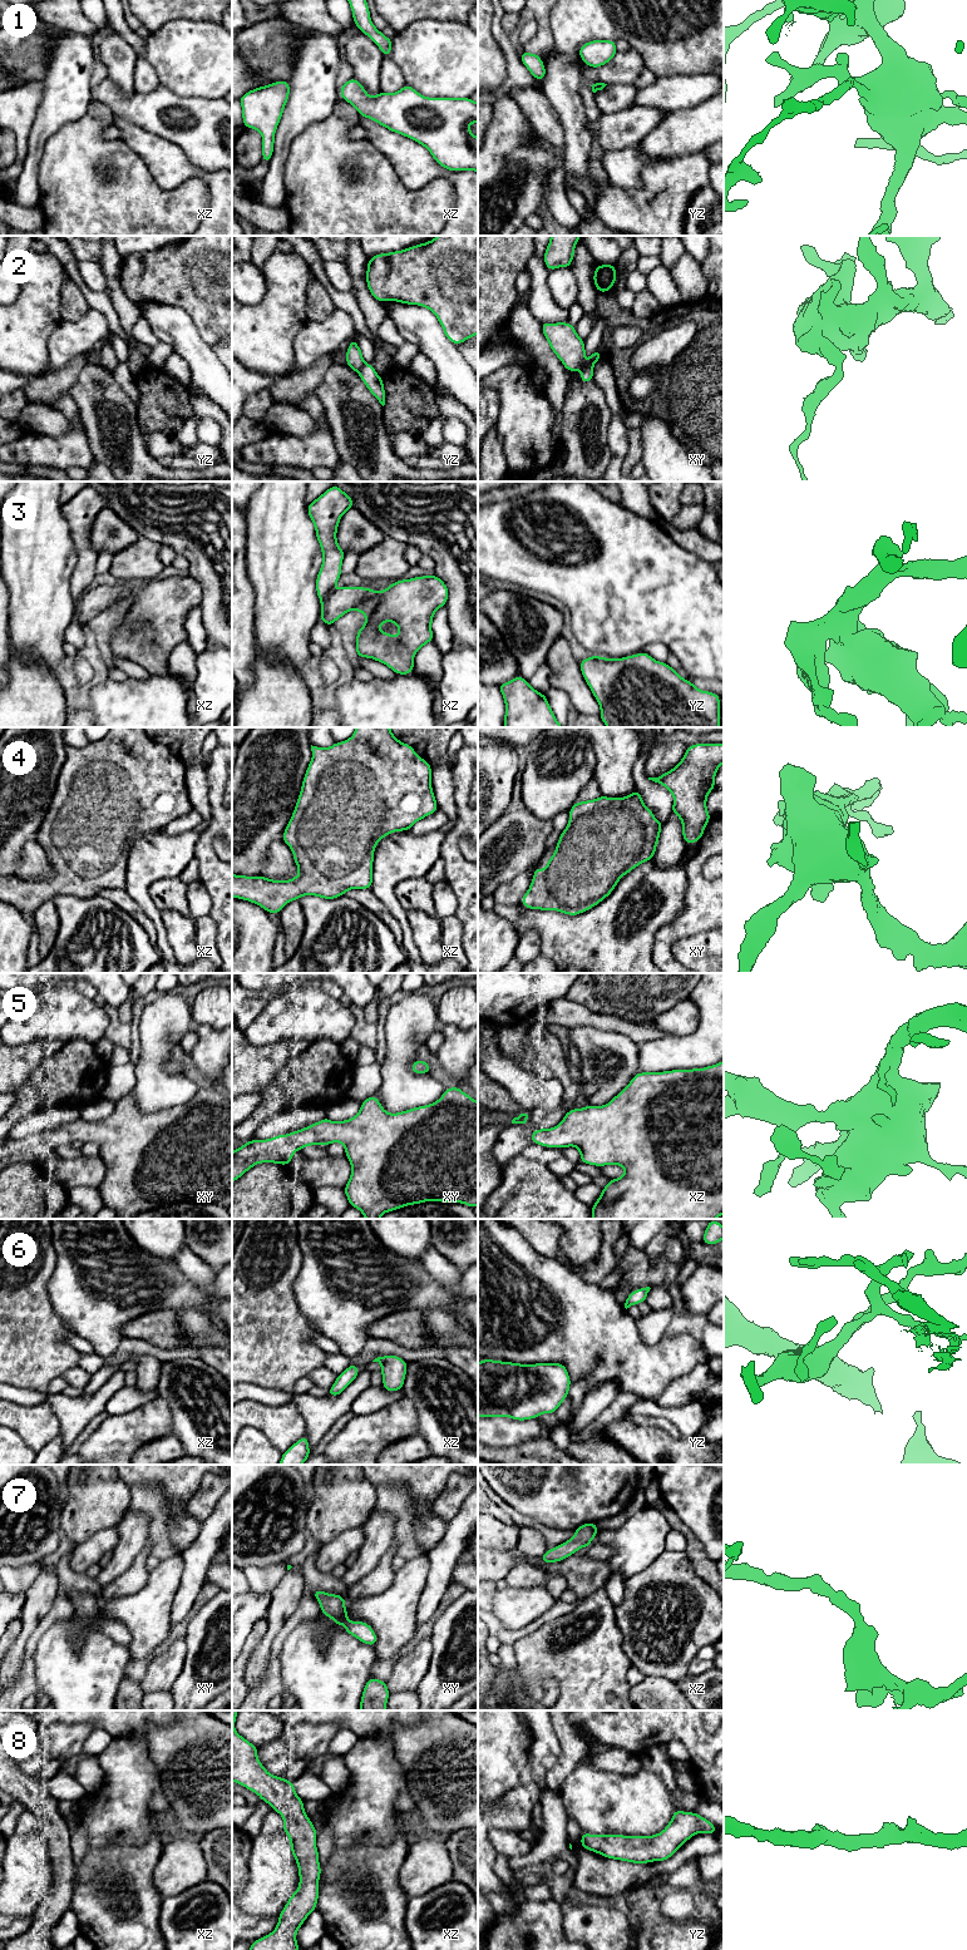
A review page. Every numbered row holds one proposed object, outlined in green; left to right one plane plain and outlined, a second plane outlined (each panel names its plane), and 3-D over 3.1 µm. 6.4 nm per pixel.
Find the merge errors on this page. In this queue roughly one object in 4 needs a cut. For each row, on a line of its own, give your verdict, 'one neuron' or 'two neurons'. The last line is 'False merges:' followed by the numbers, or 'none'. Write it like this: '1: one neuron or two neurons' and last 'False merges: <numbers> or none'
1: one neuron
2: two neurons
3: one neuron
4: one neuron
5: one neuron
6: one neuron
7: one neuron
8: one neuron
False merges: 2

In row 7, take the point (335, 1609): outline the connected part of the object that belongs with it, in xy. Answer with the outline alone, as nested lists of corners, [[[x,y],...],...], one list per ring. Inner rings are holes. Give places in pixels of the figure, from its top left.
[[[315,1590],[312,1594],[320,1604],[321,1613],[327,1618],[331,1618],[335,1621],[335,1625],[344,1624],[346,1633],[367,1645],[375,1647],[378,1636],[367,1623],[347,1620],[345,1596],[329,1594],[322,1590]]]

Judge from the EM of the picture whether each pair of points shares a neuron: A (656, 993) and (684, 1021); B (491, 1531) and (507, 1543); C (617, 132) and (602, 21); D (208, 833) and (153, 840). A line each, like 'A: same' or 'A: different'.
A: different
B: same
C: different
D: different

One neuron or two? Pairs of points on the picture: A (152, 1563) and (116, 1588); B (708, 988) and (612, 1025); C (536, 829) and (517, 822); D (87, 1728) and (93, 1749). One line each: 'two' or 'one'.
A: two
B: two
C: one
D: two

